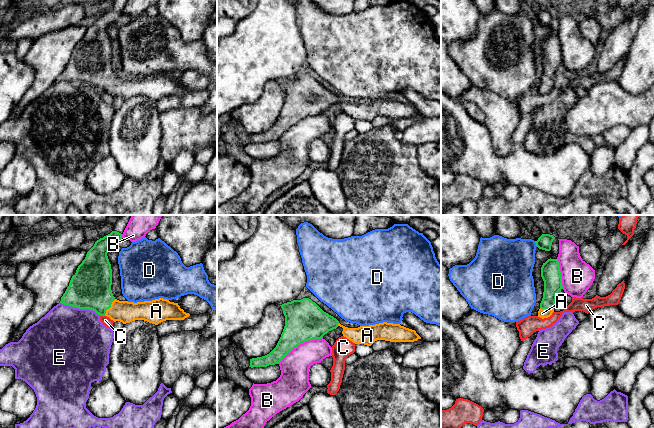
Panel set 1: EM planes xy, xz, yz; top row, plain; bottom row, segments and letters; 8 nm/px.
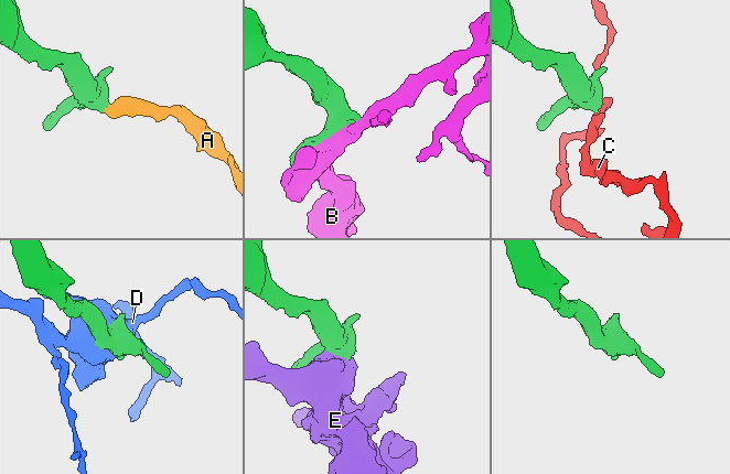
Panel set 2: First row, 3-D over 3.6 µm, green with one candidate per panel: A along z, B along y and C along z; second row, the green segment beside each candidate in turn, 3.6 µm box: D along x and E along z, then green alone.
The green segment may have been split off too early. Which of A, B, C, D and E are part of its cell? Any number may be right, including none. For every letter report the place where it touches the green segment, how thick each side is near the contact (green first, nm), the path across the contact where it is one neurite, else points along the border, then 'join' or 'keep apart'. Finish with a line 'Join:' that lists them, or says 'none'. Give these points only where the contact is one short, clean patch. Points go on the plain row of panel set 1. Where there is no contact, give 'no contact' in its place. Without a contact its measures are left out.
A: meets green in xy at (109, 83); 340 nm thick on the green side, 170 nm on the other; runs through xy (90, 64), (109, 83), (123, 87); join
B: meets green in xz at (300, 119); 320 nm thick on the green side, 220 nm on the other; keep apart
C: meets green in xy at (102, 91); 340 nm thick on the green side, 70 nm on the other; border along xy (100, 91), (104, 92); keep apart
D: meets green in yz at (536, 20); 120 nm thick on the green side, 360 nm on the other; keep apart
E: meets green in xy at (80, 84); 340 nm thick on the green side, 500 nm on the other; keep apart
Join: A

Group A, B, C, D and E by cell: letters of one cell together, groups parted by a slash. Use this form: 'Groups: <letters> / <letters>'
Groups: A / B / C / D / E

